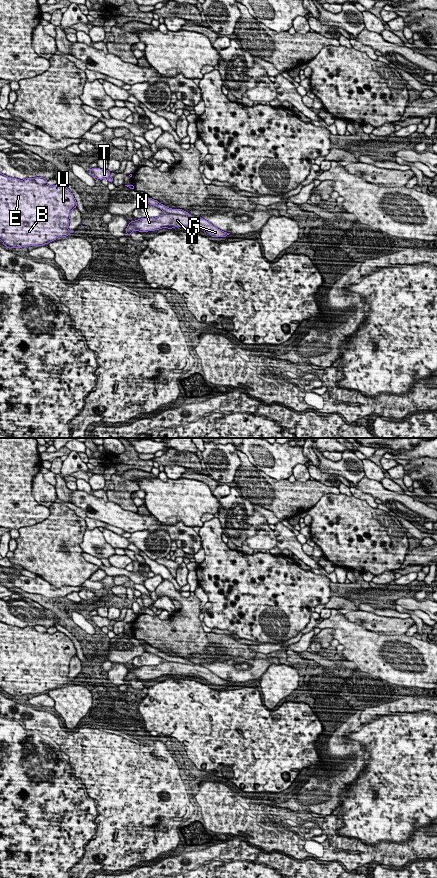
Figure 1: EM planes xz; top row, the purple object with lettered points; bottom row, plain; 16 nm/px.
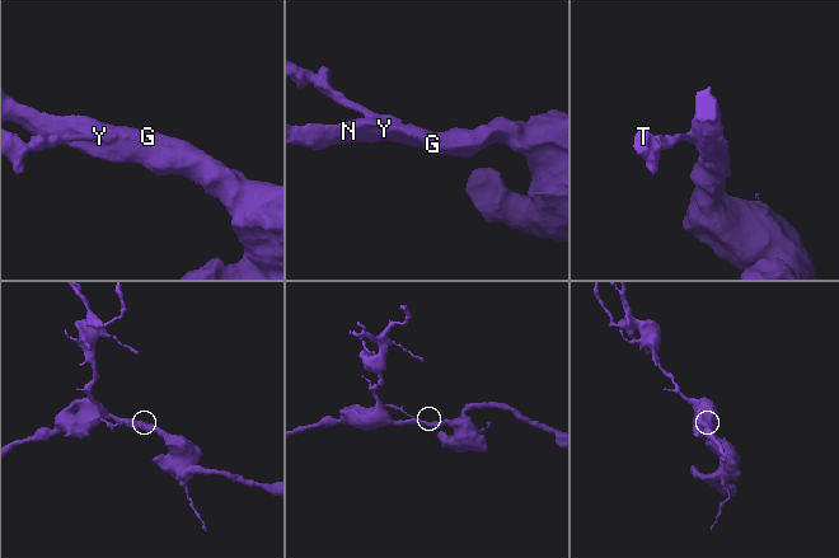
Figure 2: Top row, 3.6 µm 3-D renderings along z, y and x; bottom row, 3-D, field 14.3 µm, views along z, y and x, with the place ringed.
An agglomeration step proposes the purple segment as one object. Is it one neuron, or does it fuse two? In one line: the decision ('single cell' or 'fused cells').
fused cells

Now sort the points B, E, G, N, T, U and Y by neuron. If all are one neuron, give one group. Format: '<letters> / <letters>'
B E G N U Y / T

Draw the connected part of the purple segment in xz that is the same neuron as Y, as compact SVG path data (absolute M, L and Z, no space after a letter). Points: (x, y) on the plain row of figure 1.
M165 661L155 666L141 666L129 670L125 680L130 684L132 679L148 680L161 676L172 677L174 675L193 674L201 676L211 683L211 685L226 685L230 681L224 680L213 674L209 669L201 665L188 665L178 662Z

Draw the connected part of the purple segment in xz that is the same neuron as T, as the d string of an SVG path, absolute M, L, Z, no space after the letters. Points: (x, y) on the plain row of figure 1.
M91 616L89 621L96 625L97 627L107 627L109 630L113 631L113 625L110 624L110 621L108 618L100 617L100 616Z

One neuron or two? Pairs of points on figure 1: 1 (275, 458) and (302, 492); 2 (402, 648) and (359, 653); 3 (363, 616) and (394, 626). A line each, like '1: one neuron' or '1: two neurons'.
1: two neurons
2: one neuron
3: one neuron

